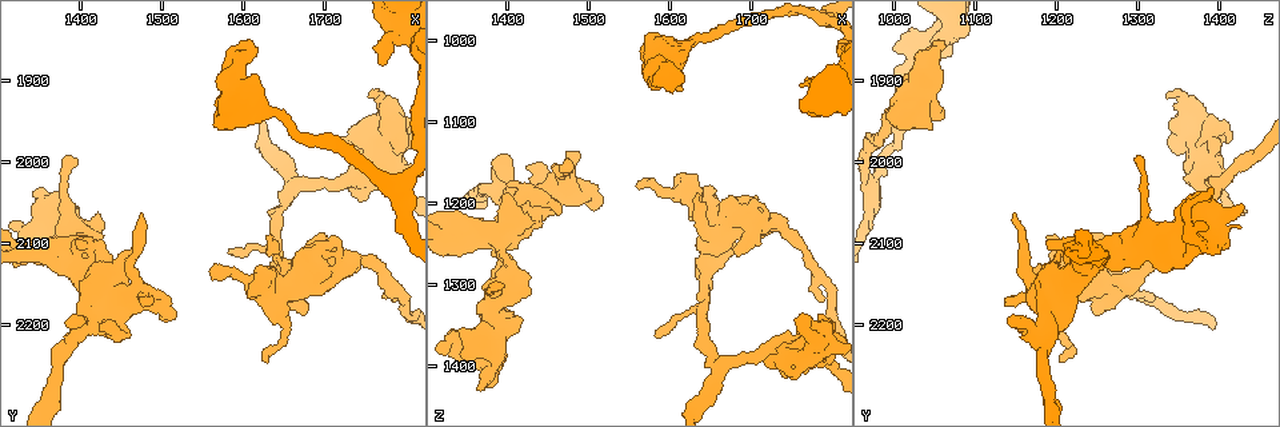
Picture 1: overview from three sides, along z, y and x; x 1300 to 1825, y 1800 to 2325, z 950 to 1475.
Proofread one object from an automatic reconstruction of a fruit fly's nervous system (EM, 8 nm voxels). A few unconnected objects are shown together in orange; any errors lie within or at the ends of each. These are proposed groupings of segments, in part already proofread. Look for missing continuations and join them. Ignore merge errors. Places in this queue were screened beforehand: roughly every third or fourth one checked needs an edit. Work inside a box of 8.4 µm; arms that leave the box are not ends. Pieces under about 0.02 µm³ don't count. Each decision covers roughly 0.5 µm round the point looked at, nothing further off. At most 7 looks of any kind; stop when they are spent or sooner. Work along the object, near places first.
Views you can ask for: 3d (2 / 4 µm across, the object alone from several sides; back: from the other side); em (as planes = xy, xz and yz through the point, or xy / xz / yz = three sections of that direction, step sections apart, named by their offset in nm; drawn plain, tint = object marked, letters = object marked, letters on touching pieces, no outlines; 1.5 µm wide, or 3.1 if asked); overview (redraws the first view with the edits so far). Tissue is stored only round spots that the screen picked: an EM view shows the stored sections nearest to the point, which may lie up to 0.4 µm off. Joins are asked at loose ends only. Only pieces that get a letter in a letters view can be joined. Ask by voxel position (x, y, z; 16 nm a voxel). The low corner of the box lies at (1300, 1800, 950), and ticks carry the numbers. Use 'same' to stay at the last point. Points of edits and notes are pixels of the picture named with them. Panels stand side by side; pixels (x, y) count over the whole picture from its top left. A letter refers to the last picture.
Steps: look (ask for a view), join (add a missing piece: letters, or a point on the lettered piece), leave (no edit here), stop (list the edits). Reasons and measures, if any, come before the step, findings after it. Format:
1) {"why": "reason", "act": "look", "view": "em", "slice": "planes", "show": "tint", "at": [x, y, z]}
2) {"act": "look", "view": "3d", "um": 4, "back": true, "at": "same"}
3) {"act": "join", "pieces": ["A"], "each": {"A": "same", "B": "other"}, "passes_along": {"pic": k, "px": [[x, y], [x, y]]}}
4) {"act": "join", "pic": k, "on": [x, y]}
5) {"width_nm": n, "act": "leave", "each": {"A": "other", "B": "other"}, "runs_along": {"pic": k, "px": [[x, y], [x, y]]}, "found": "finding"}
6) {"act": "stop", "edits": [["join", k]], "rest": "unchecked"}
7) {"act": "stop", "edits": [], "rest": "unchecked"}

{"why": "thin end", "act": "look", "view": "3d", "um": 4, "at": [1635, 2090, 1190]}

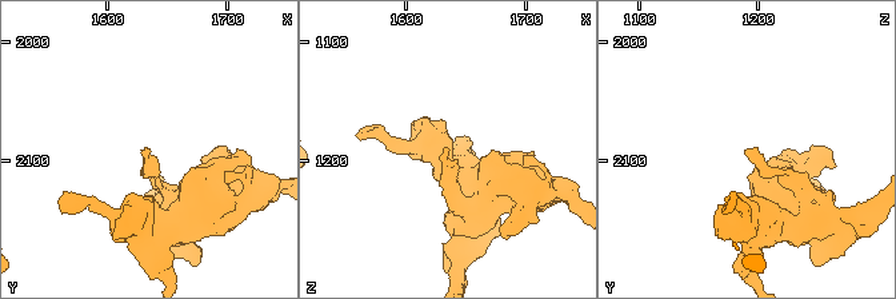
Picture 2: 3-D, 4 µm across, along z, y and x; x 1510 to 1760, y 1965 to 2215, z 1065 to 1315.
{"why": "shape alone is not enough", "act": "look", "view": "em", "slice": "yz", "step": 8, "show": "letters", "at": [1632, 2088, 1190]}

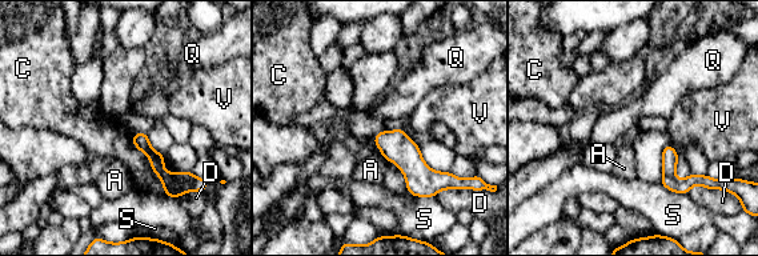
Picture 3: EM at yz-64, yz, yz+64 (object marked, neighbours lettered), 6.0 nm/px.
{"why": "cut it another way", "act": "look", "view": "em", "slice": "planes", "show": "letters", "at": "same"}

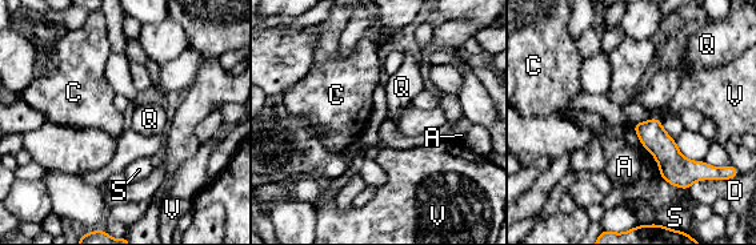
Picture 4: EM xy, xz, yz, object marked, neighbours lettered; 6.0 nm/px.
{"act": "leave", "each": {"A": "other", "C": "other", "D": "other", "Q": "other", "S": "other", "V": "other"}, "border": {"pic": 4, "px": [[631, 125], [660, 172]]}, "found": "none of them fits"}

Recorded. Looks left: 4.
{"why": "thin end", "act": "look", "view": "3d", "um": 2, "at": [1580, 2110, 1365]}

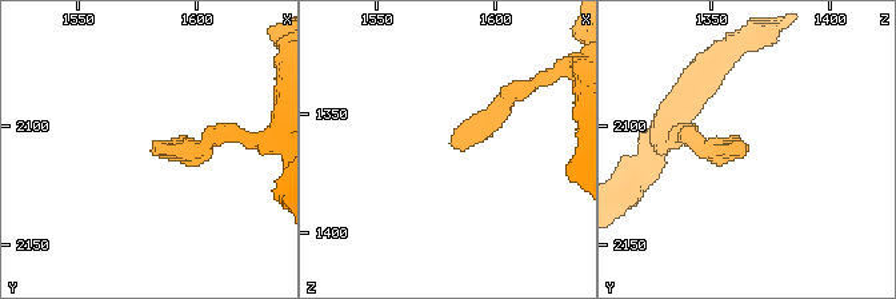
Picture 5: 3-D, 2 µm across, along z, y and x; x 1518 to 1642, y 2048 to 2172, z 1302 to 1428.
{"act": "look", "view": "em", "slice": "planes", "show": "letters", "at": [1580, 2111, 1362]}

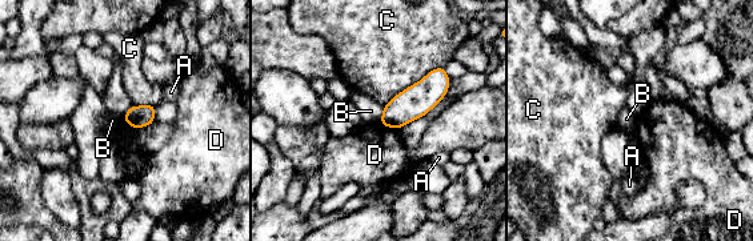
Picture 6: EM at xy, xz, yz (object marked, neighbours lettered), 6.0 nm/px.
{"act": "leave", "each": {"A": "other", "B": "other", "C": "other", "D": "other"}, "border": {"pic": 6, "px": [[384, 105], [384, 112], [379, 121]]}, "found": "none of them fits"}

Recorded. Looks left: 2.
{"why": "branch stops here", "act": "look", "view": "em", "slice": "planes", "show": "letters", "at": [1390, 1990, 1300]}

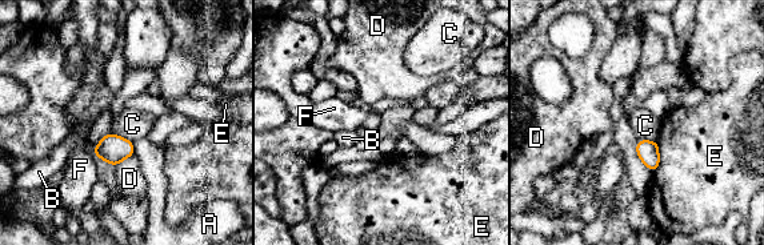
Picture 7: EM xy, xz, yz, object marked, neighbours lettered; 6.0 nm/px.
{"width_nm": 130, "act": "leave", "each": {"A": "other", "B": "other", "C": "other", "D": "other", "E": "other", "F": "other"}, "border": {"pic": 7, "px": [[111, 132], [132, 143]]}, "found": "no lettered piece goes on from it"}

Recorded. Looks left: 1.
{"act": "stop", "edits": [], "rest": "unchecked"}

